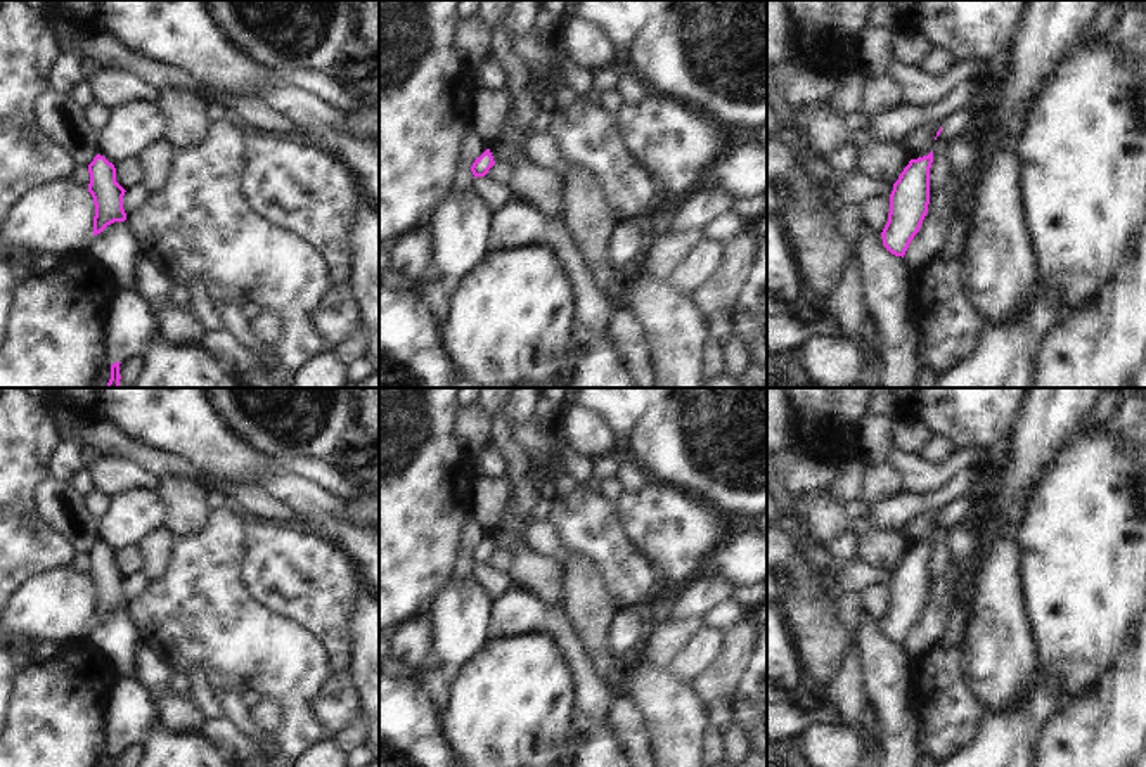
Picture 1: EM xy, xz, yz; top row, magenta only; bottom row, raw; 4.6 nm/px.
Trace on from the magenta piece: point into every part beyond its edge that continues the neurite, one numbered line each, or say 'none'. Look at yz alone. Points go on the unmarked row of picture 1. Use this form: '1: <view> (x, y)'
none

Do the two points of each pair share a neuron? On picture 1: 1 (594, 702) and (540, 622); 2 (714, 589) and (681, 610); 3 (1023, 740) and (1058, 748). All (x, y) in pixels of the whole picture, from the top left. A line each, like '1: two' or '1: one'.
1: one
2: one
3: two

